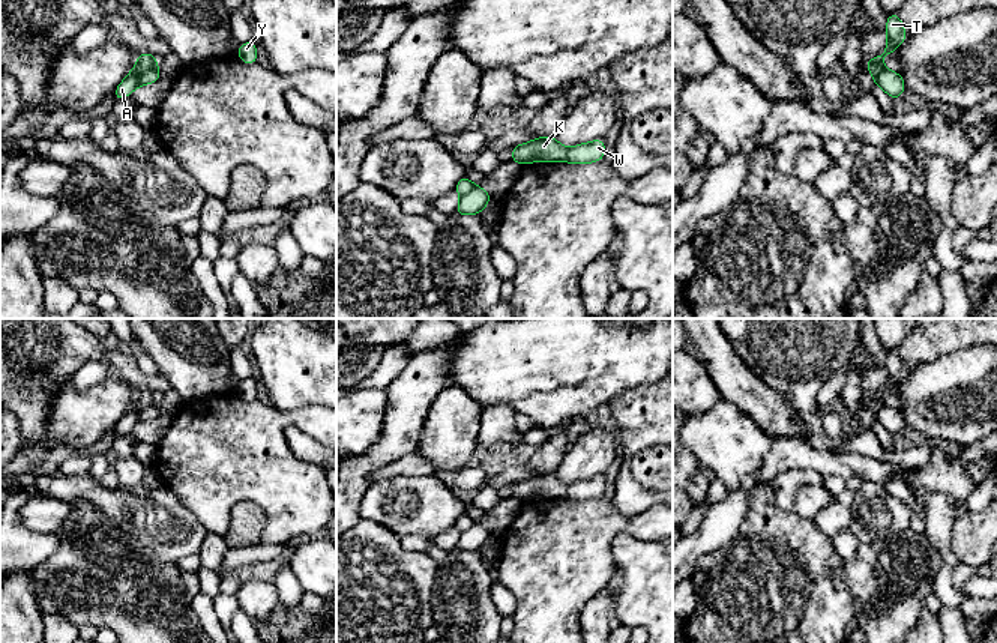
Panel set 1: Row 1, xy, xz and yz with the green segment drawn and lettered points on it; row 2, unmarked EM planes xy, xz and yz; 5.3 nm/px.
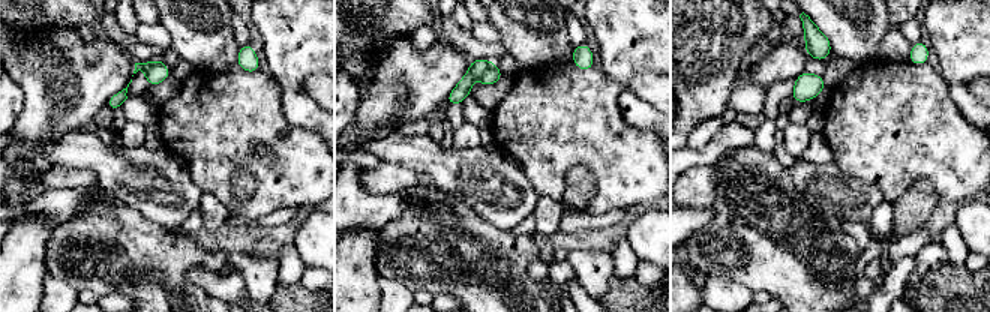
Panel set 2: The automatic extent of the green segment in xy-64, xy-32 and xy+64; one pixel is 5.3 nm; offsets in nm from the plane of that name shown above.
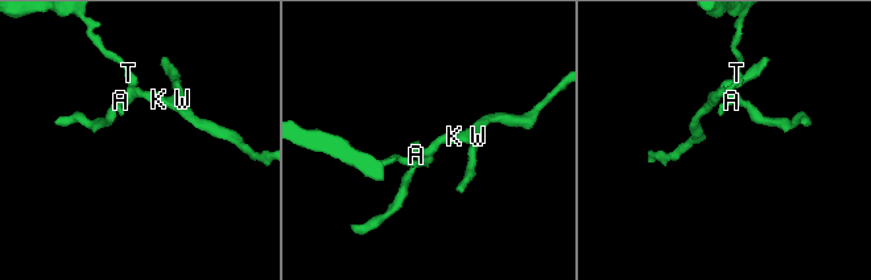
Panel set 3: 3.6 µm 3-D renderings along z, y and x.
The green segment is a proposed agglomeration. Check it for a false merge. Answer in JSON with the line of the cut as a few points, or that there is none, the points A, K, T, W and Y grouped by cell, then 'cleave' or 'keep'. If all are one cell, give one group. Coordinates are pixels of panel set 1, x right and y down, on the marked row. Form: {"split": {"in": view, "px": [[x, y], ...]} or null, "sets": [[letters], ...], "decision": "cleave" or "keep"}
{"split": {"in": "xy", "px": [[155, 63], [137, 77], [135, 86]]}, "sets": [["A", "T"], ["K", "W", "Y"]], "decision": "cleave"}

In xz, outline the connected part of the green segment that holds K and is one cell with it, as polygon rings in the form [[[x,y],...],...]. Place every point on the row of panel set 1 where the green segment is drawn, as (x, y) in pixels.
[[[539,137],[529,143],[514,146],[511,162],[517,162],[520,165],[529,162],[590,164],[602,161],[604,156],[604,138],[598,138],[574,147],[563,147],[556,137]]]

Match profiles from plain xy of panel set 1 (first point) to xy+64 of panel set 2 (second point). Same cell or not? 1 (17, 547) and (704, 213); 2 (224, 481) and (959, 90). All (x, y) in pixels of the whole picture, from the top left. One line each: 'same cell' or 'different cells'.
1: same cell
2: different cells

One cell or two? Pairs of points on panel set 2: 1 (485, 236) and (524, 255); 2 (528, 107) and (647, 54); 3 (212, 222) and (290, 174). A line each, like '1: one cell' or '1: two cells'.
1: one cell
2: two cells
3: two cells

